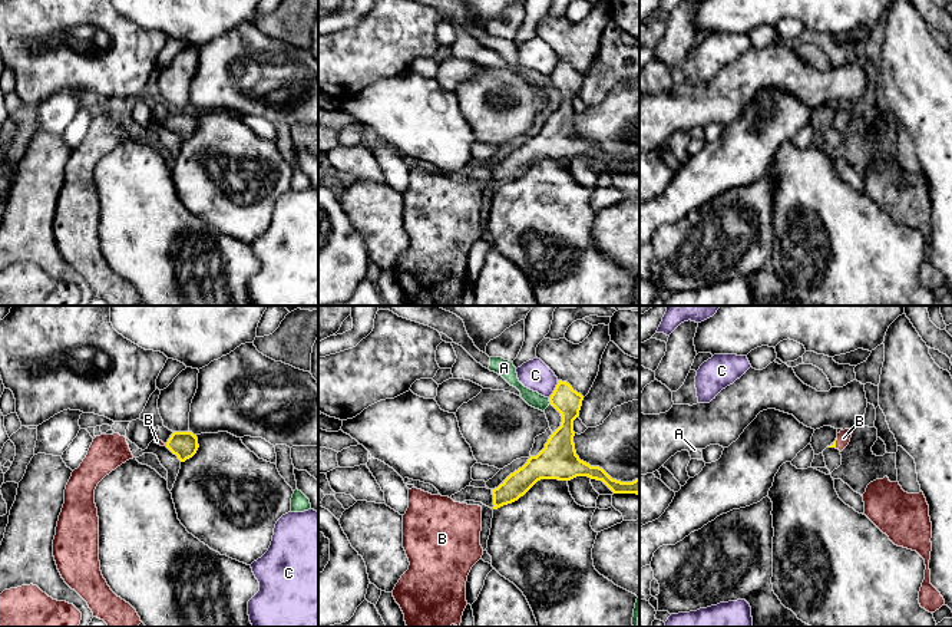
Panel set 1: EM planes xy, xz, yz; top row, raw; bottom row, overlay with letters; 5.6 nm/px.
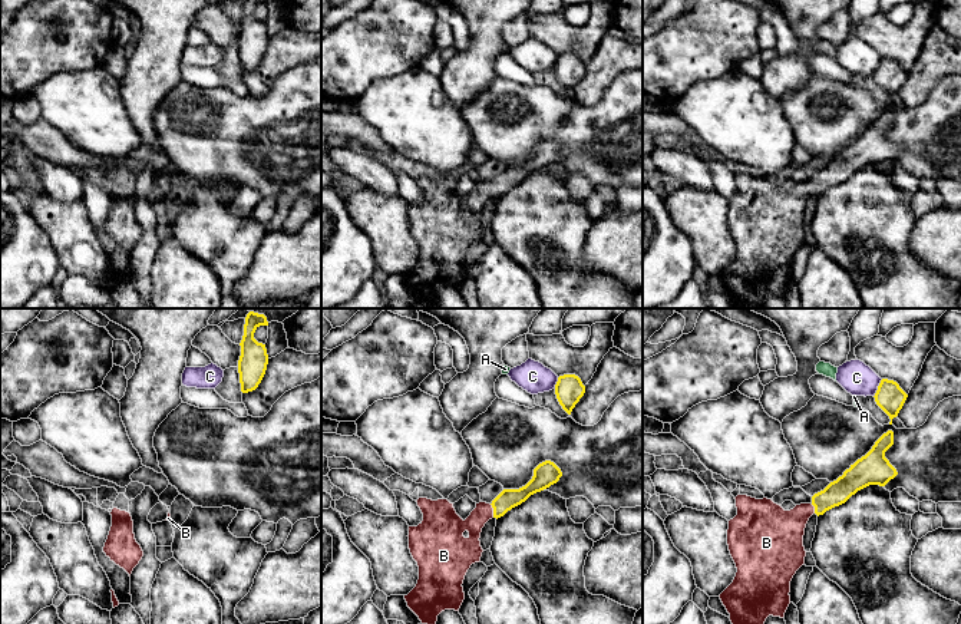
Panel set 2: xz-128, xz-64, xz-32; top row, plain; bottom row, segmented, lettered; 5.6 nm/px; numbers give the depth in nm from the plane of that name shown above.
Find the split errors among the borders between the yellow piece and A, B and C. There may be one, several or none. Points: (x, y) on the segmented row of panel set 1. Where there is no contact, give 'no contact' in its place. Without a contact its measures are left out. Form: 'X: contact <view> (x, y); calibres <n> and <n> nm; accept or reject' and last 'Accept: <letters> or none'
A: contact xz (549, 401); calibres 150 and 90 nm; reject
B: contact yz (835, 442); calibres 20 and 80 nm; accept
C: contact xz (555, 389); calibres 150 and 170 nm; reject
Accept: B

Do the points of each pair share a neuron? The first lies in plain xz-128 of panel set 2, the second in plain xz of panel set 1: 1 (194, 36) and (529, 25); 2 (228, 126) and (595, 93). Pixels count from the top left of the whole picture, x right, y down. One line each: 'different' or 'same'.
1: different
2: different

